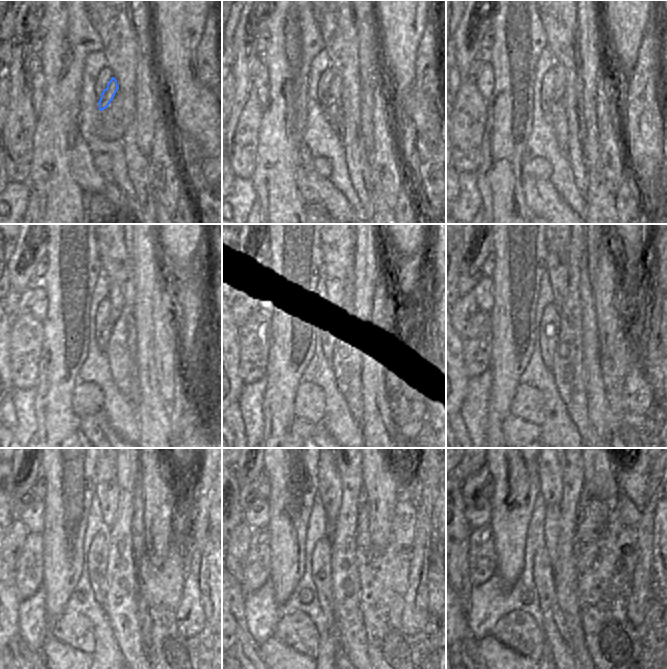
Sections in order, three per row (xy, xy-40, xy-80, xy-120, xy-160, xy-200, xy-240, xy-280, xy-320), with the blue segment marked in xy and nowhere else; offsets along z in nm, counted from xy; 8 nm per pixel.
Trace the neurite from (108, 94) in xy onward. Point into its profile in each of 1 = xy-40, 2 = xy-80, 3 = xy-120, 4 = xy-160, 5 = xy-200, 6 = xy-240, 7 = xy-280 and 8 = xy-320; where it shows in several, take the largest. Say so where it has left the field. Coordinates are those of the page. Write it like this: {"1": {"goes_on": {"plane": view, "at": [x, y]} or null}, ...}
{"1": {"goes_on": {"plane": "xy-40", "at": [332, 97]}}, "2": {"goes_on": {"plane": "xy-80", "at": [560, 87]}}, "3": {"goes_on": {"plane": "xy-120", "at": [114, 293]}}, "4": {"goes_on": {"plane": "xy-160", "at": [334, 274]}}, "5": {"goes_on": {"plane": "xy-200", "at": [557, 268]}}, "6": {"goes_on": {"plane": "xy-240", "at": [106, 488]}}, "7": {"goes_on": {"plane": "xy-280", "at": [329, 490]}}, "8": {"goes_on": {"plane": "xy-320", "at": [550, 480]}}}

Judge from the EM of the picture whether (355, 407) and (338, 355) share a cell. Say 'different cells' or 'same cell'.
same cell

